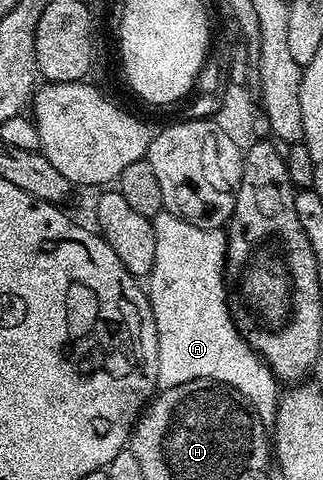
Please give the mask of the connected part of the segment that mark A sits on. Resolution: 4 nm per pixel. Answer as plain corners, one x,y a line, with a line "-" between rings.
168,211
157,213
151,220
155,231
155,267
147,278
147,296
157,328
158,386
164,390
192,380
213,380
230,385
247,399
259,420
266,427
271,427
277,418
279,382
267,362
241,338
229,311
225,276
226,234
221,229
192,225

